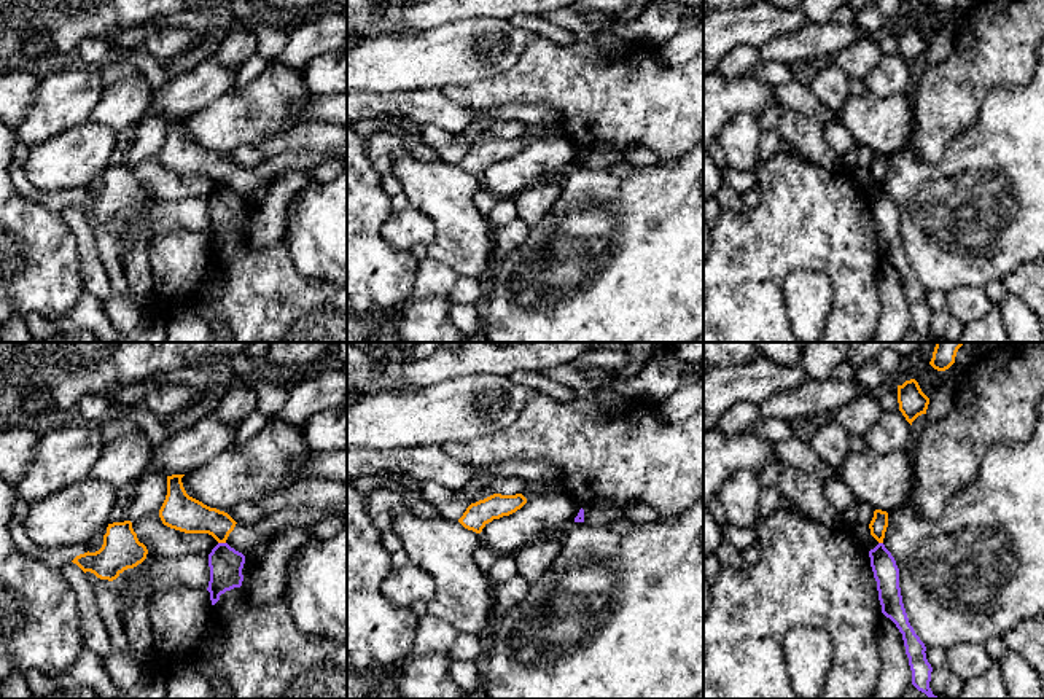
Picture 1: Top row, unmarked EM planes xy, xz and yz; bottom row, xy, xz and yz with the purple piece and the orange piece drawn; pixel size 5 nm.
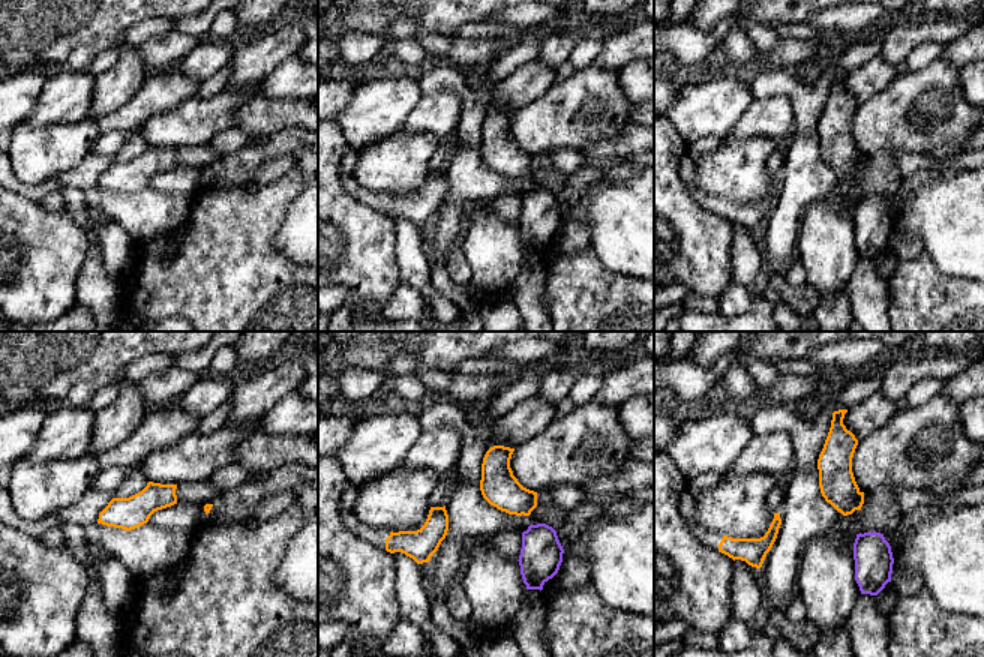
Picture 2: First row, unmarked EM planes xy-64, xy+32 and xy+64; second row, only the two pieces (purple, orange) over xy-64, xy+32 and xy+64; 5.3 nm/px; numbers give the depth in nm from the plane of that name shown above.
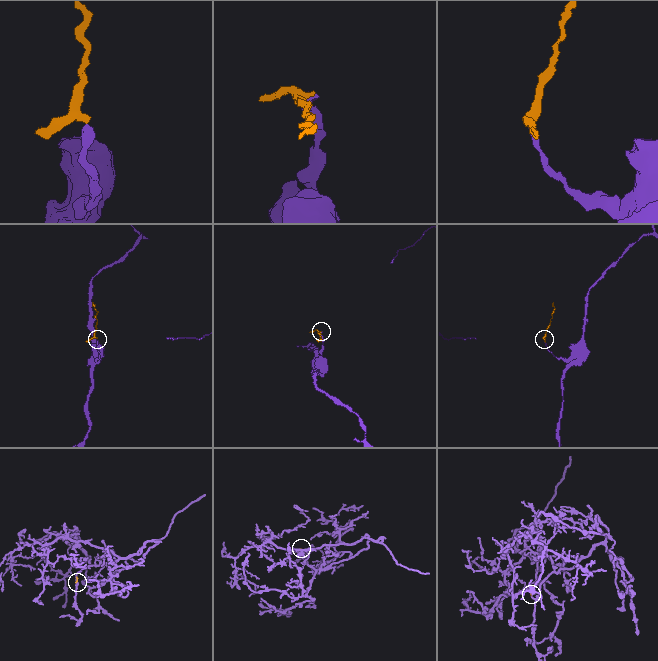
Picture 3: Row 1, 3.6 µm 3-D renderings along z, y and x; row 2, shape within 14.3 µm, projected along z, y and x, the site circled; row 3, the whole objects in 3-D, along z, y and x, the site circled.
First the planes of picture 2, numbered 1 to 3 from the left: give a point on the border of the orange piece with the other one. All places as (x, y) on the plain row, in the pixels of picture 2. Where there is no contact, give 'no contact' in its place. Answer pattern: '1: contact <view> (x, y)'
1: no contact
2: no contact
3: no contact

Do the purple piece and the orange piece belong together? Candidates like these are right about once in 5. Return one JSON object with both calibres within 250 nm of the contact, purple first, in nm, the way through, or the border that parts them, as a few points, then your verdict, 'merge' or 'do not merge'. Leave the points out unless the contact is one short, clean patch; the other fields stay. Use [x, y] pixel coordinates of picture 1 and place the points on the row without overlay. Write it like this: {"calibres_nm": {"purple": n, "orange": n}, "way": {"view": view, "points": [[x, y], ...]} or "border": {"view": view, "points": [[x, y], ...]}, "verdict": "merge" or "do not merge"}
{"calibres_nm": {"purple": 170, "orange": 180}, "border": {"view": "xy", "points": [[218, 185], [225, 187]]}, "verdict": "do not merge"}

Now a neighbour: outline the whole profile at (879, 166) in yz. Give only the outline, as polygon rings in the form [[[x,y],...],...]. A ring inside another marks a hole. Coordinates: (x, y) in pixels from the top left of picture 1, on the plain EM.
[[[882,153],[874,154],[874,161],[869,167],[871,178],[878,185],[883,186],[885,175],[888,170],[888,156]]]

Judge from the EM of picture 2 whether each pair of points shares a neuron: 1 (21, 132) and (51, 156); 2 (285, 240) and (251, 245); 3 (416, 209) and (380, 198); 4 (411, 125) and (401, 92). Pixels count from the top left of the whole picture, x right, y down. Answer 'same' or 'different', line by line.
1: same
2: different
3: same
4: different

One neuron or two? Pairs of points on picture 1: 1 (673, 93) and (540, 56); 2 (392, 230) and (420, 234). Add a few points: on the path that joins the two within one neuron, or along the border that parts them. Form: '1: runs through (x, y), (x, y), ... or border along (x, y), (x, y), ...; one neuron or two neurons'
1: runs through (640, 93), (594, 93), (578, 80), (573, 80); one neuron
2: runs through (398, 230), (414, 230); one neuron

